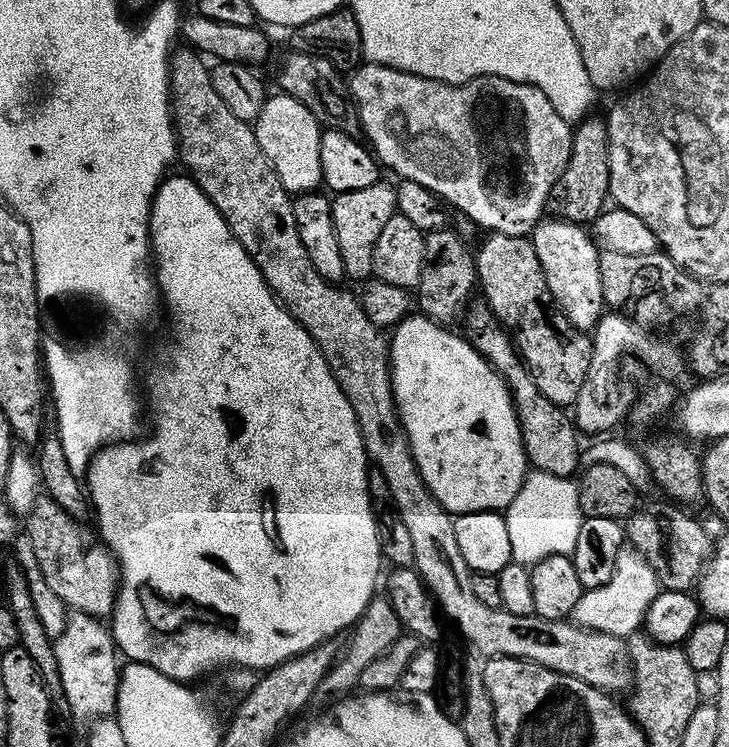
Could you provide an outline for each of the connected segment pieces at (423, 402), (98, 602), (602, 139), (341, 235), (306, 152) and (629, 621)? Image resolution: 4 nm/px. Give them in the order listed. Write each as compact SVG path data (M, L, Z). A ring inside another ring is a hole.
M410 314L390 332L388 356L392 359L392 393L400 421L408 435L414 462L434 498L447 512L507 510L530 471L522 442L512 393L503 376L478 354L472 341L451 327L437 324L423 314Z
M37 496L34 506L26 514L28 520L23 531L28 537L30 546L34 546L34 558L38 558L38 570L42 570L42 578L62 598L62 602L73 613L90 615L97 618L108 618L116 607L116 590L118 587L118 565L116 557L95 542L84 548L84 532L79 523L72 519L58 502L47 496Z
M596 114L589 115L572 129L570 158L558 174L548 195L547 211L553 217L569 220L571 224L591 225L609 203L610 166L608 165L608 125Z
M384 183L366 186L366 190L337 192L331 197L334 234L338 234L338 250L342 250L342 266L349 281L364 282L372 276L374 242L378 242L378 233L387 220L397 215L395 187Z
M283 94L269 95L264 101L254 131L262 154L274 166L282 186L289 194L315 192L322 184L322 154L320 134L322 125L302 102Z
M626 546L618 550L610 582L585 590L582 598L578 598L578 606L574 606L571 619L583 628L626 638L643 625L650 602L654 602L654 598L661 590L660 579L654 574L650 562L646 562L646 558L637 548Z

